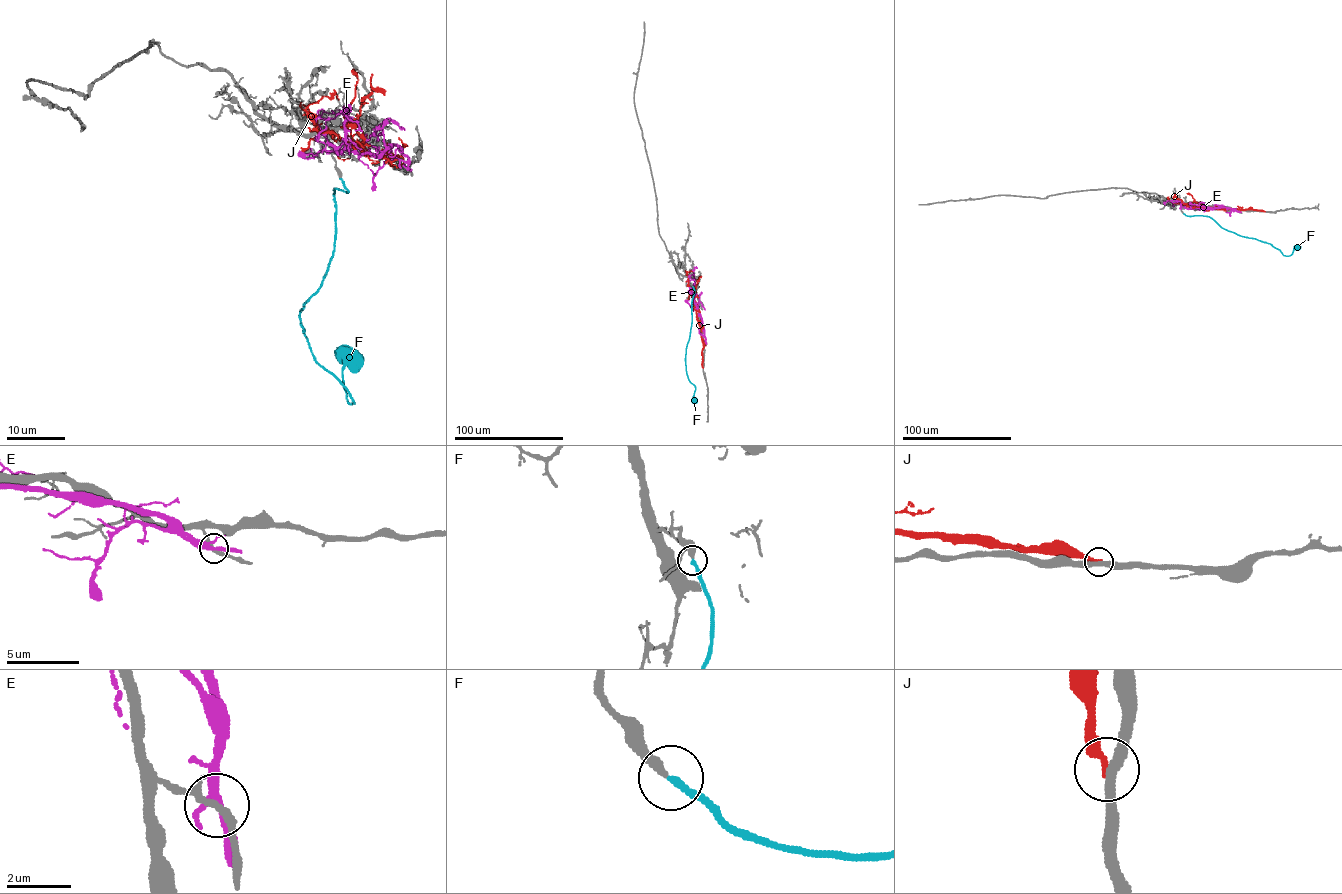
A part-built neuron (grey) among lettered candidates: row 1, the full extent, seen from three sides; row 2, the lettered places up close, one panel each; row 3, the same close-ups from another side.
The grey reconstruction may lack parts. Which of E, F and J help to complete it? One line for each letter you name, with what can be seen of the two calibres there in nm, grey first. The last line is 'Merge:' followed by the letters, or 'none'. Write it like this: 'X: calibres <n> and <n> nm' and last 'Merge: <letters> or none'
F: calibres 320 and 240 nm
Merge: F

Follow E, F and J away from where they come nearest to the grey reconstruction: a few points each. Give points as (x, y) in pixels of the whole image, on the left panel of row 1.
E: (408, 169), (408, 159), (397, 146), (382, 154), (337, 151), (347, 106), (344, 111), (362, 131)
F: (340, 178), (347, 192), (334, 188), (332, 257), (300, 322), (312, 354), (351, 404), (343, 367), (357, 351)
J: (394, 166), (389, 156), (397, 157), (389, 153), (372, 154), (316, 128), (309, 105), (324, 96), (338, 100)

